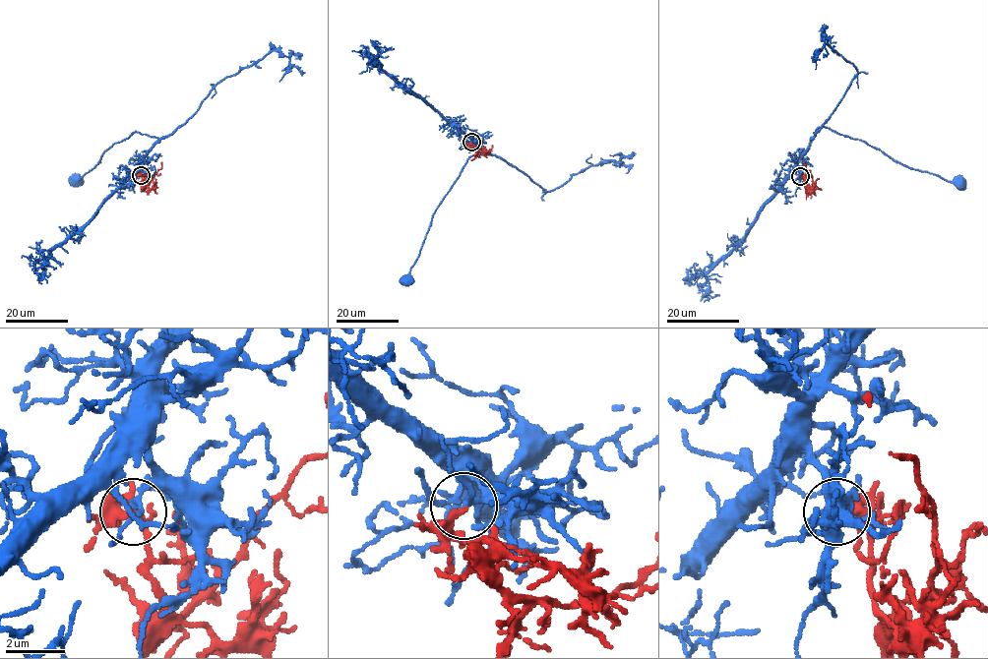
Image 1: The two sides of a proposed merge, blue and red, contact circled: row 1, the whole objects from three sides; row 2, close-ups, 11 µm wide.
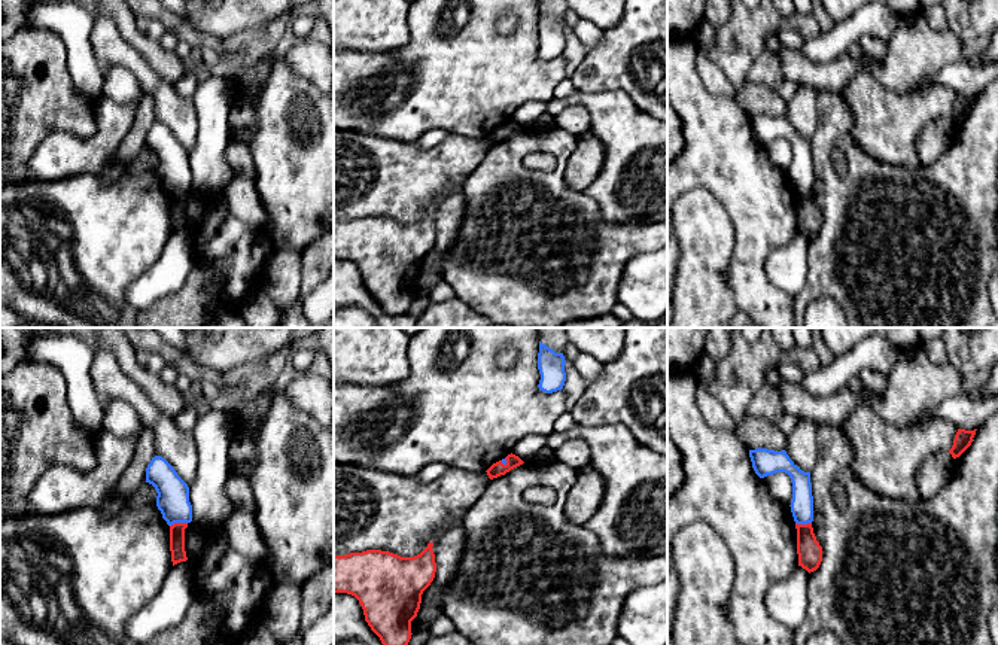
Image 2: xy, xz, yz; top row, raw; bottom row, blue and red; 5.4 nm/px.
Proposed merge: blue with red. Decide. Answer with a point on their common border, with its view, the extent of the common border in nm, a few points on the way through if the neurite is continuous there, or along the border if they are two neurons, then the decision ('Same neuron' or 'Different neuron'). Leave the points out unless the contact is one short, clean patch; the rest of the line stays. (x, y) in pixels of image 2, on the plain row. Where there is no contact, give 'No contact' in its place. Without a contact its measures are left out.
Touches blue at xy (178, 188). Shared border 100 nm. Boundary: xy (186, 188), (175, 188), (170, 192). Different neuron

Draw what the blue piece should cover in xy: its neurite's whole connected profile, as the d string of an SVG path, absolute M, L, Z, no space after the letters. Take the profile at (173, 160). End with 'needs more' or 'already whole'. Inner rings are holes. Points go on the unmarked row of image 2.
M152 124L146 134L146 149L155 153L156 173L168 192L192 188L189 153L164 124Z; already whole

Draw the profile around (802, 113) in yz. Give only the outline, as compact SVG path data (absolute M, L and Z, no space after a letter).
M800 85L797 94L788 101L786 121L801 137L810 139L818 124L816 89Z

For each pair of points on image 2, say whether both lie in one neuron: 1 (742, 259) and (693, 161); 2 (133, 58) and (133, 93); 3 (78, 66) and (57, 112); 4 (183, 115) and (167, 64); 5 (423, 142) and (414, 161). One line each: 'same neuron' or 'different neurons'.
1: same neuron
2: different neurons
3: different neurons
4: different neurons
5: different neurons

